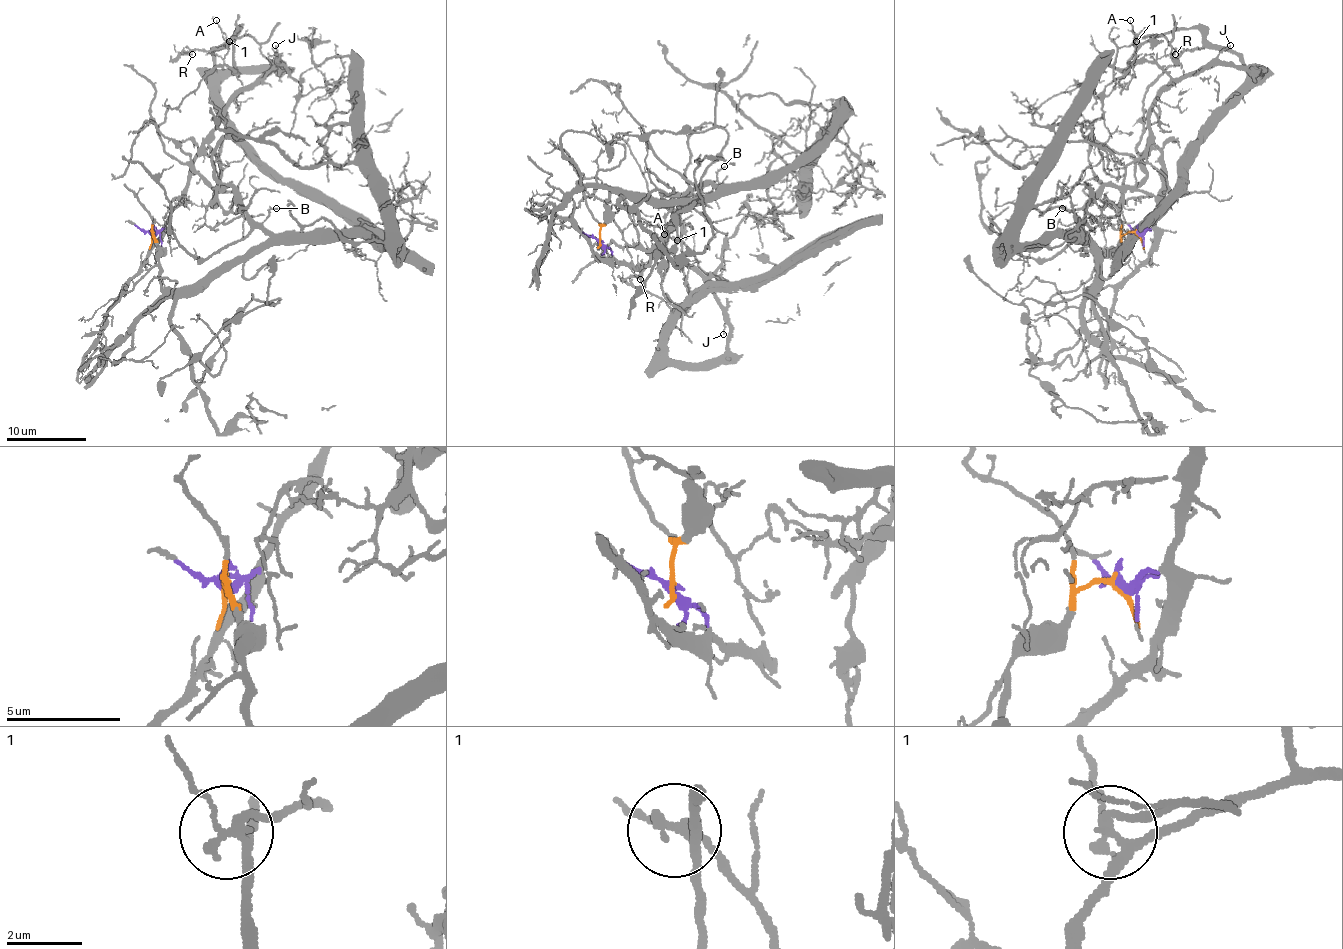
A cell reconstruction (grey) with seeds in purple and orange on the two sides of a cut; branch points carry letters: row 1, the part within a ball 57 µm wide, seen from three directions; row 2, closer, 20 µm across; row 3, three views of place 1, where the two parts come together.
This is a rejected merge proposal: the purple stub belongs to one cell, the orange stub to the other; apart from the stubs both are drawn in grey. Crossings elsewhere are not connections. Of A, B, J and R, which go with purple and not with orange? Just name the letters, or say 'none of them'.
A, J, R

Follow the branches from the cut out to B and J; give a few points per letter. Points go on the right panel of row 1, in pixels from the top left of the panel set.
B: (1136, 233), (1126, 233), (1100, 259), (1096, 281), (1088, 289), (1096, 279), (1096, 255), (1074, 213), (1062, 207)
J: (1136, 233), (1152, 225), (1162, 187), (1162, 153), (1152, 139), (1150, 105), (1174, 81), (1230, 45)

